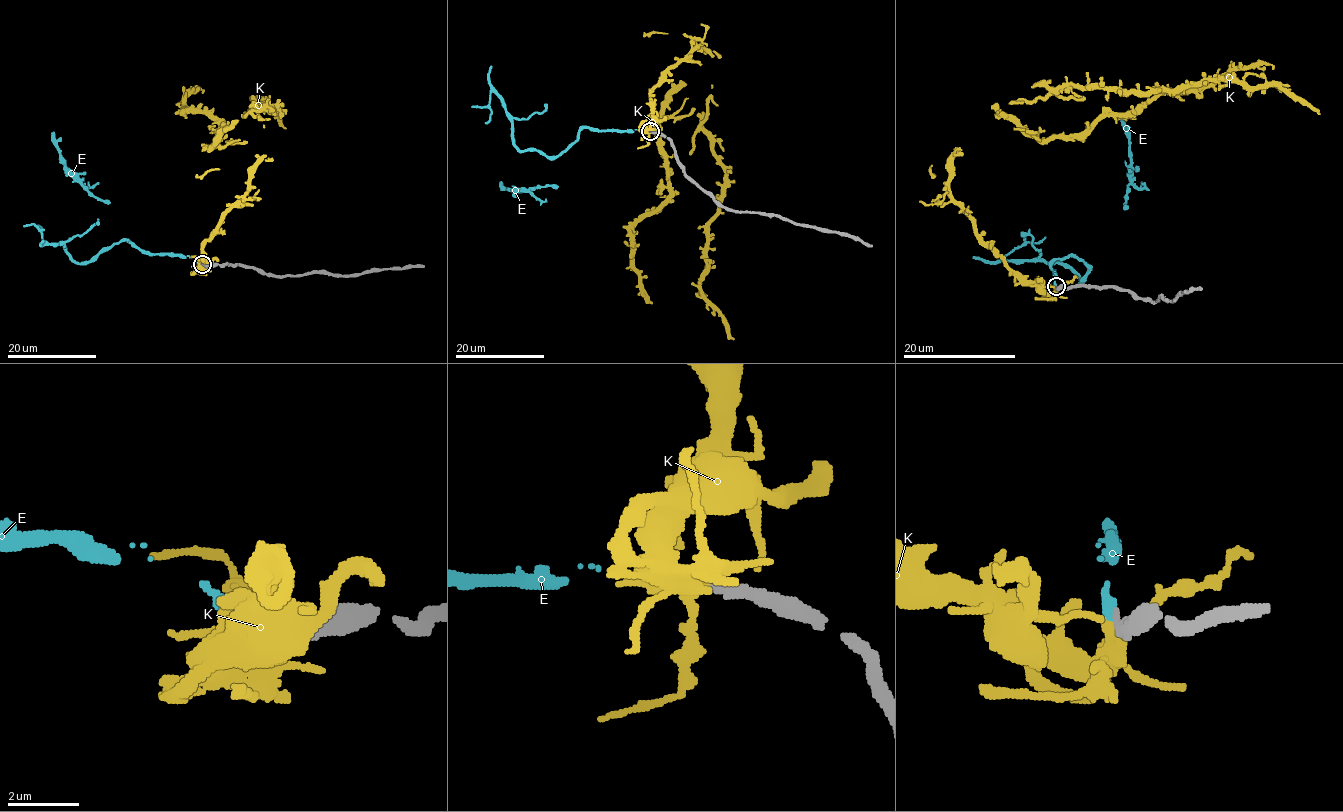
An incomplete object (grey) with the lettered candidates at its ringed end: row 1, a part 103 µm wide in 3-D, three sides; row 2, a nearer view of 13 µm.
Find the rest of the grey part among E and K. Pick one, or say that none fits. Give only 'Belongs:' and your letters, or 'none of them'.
Belongs: E

